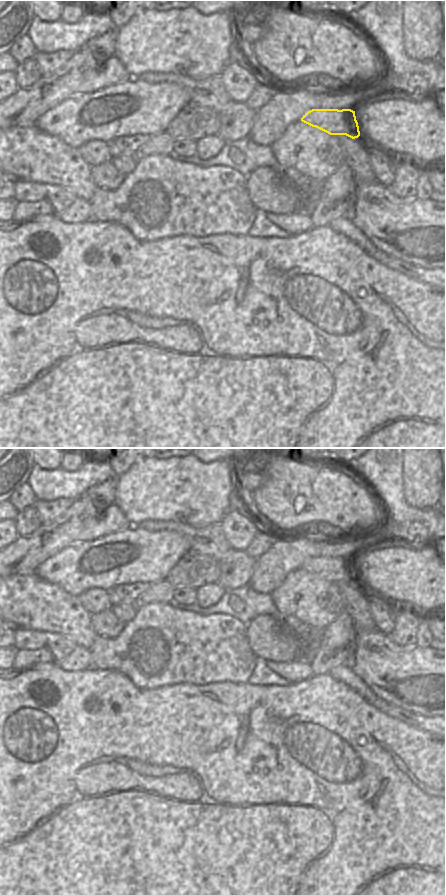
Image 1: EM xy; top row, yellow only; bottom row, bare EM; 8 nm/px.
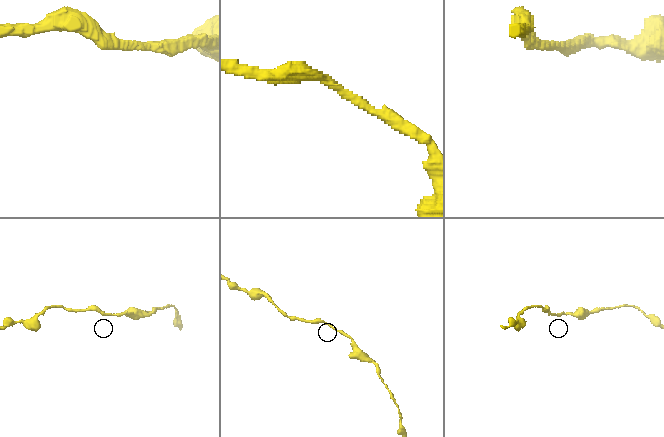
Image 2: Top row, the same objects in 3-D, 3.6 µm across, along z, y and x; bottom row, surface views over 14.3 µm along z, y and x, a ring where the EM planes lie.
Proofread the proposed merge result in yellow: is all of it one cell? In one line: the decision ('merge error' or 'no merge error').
no merge error

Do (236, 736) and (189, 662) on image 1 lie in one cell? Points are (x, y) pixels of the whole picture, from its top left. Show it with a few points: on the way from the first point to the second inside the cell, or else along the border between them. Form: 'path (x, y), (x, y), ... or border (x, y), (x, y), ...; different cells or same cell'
border (227, 680), (207, 684), (181, 683); different cells

